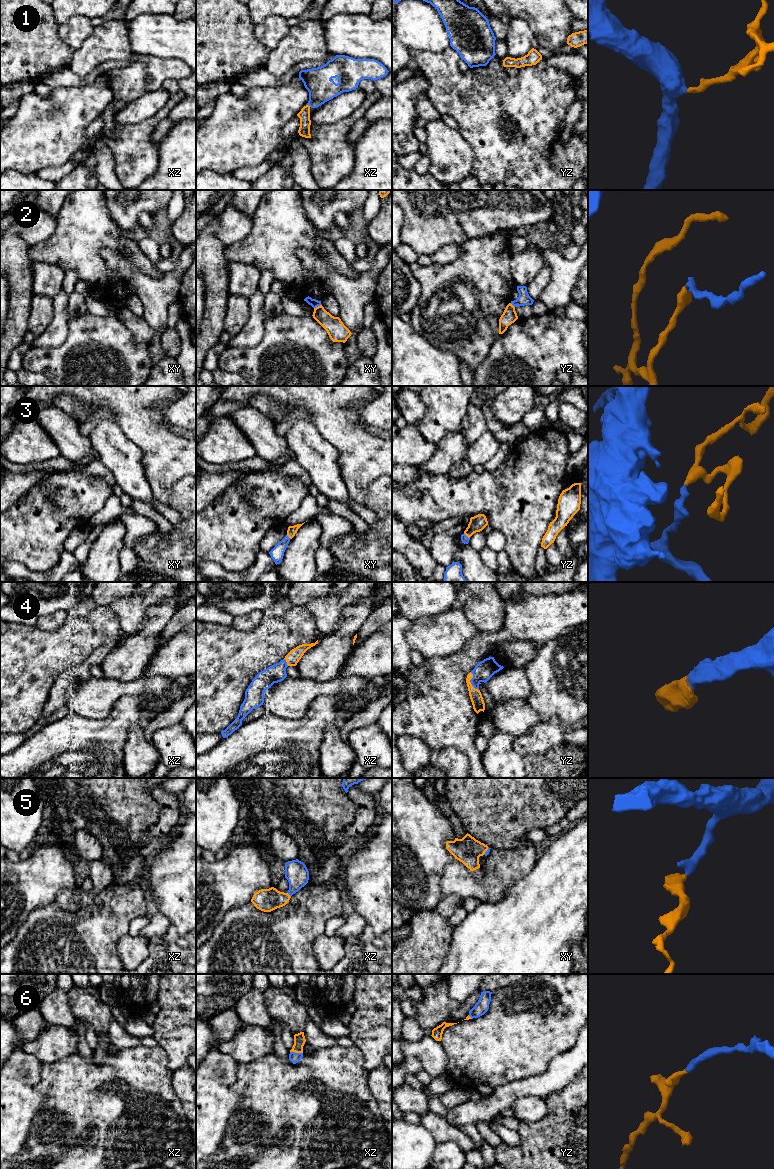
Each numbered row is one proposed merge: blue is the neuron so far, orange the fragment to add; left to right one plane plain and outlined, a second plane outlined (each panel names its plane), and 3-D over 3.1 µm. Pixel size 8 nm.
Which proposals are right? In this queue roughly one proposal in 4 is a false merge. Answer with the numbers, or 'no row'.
1, 3, 4, 5, 6

